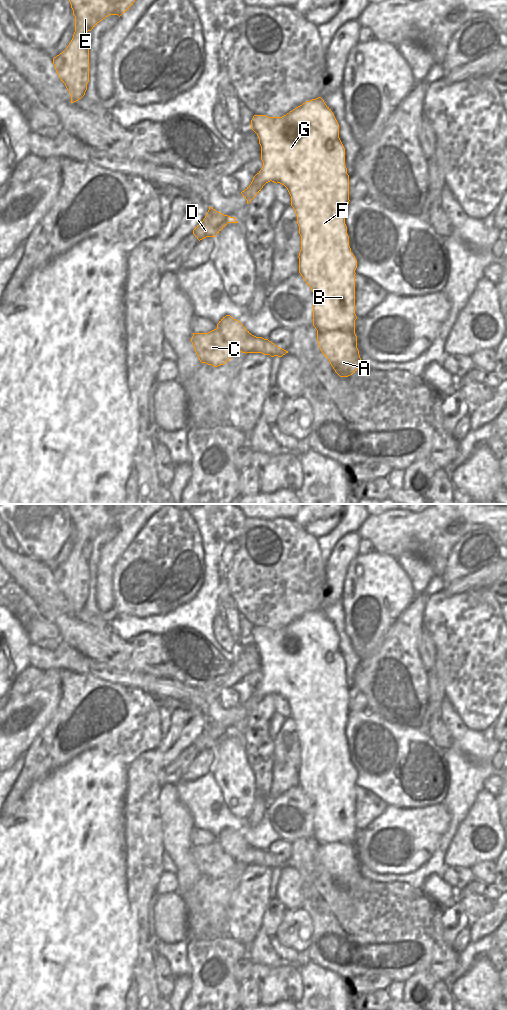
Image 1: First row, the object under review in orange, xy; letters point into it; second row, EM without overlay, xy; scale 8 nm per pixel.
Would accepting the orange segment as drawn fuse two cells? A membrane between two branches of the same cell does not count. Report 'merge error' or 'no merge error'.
merge error

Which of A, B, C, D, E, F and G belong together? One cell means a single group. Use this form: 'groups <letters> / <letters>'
groups A B D F G / C E

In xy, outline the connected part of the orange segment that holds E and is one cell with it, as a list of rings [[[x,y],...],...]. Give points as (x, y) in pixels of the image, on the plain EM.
[[[64,504],[69,510],[75,528],[75,544],[67,560],[53,570],[55,582],[71,606],[71,615],[81,611],[89,594],[89,559],[85,558],[85,546],[110,527],[119,529],[135,514],[137,504]]]

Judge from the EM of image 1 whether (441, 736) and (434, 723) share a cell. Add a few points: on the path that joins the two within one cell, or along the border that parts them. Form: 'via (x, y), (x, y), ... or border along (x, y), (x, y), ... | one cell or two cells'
via (439, 733), (435, 726) | one cell

